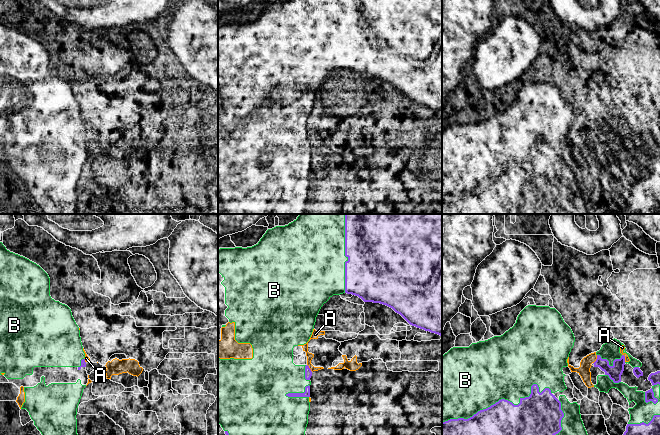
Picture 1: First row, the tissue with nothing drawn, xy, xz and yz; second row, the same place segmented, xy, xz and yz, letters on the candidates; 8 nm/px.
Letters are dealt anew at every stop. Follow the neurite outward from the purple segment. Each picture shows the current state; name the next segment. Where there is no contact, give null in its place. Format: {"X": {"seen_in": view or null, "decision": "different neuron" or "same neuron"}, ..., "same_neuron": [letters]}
{"A": {"seen_in": "yz", "decision": "different neuron"}, "B": {"seen_in": "yz", "decision": "same neuron"}, "same_neuron": ["B"]}

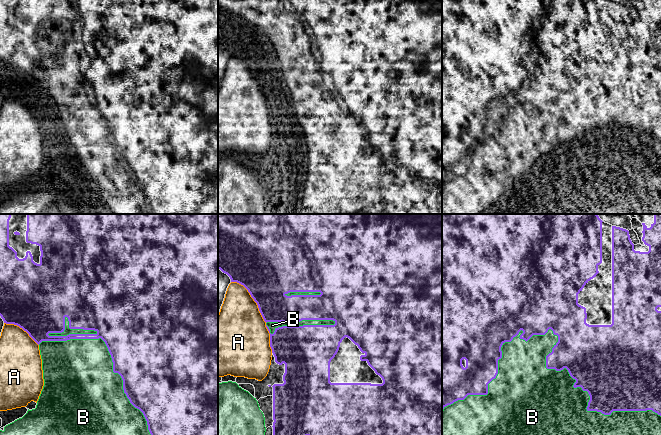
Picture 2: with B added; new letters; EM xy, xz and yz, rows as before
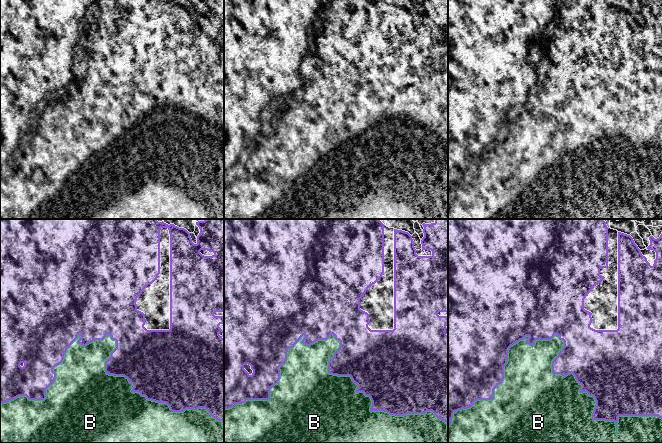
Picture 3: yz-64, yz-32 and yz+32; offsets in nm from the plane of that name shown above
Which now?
{"A": {"seen_in": "xz", "decision": "different neuron"}, "B": {"seen_in": "yz", "decision": "different neuron"}, "same_neuron": []}

